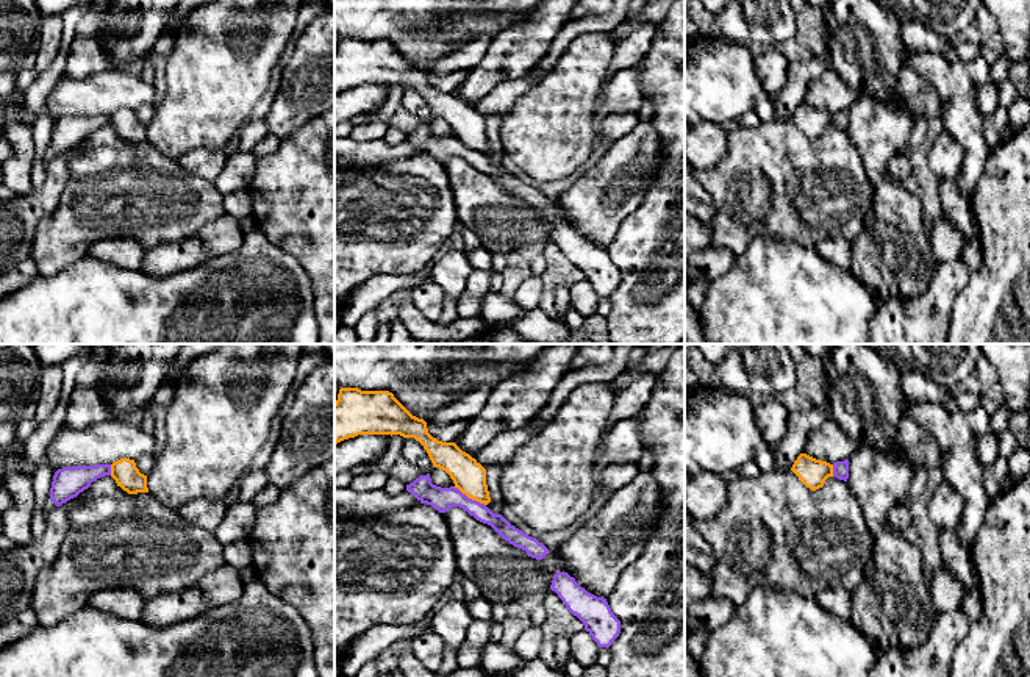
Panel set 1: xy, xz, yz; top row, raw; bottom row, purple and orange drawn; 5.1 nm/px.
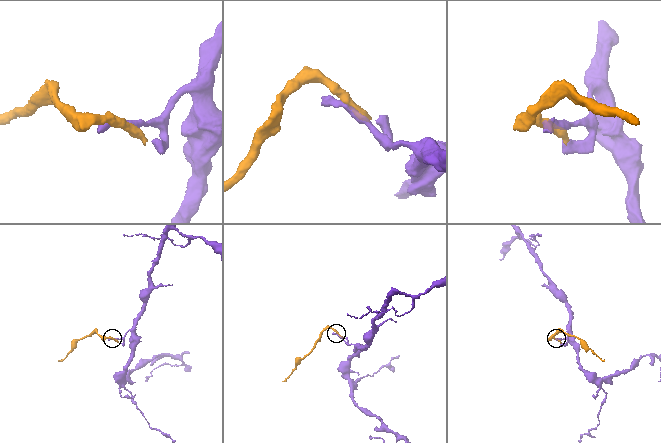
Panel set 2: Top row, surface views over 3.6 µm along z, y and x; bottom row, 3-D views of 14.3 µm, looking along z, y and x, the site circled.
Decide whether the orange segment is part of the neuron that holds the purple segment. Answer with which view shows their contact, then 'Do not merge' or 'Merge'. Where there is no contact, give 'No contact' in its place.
Touches purple in xz. Do not merge

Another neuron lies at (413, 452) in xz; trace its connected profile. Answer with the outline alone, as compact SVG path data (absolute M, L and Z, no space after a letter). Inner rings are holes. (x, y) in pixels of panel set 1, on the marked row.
M414 438L403 439L402 460L428 472L435 467L424 446Z

